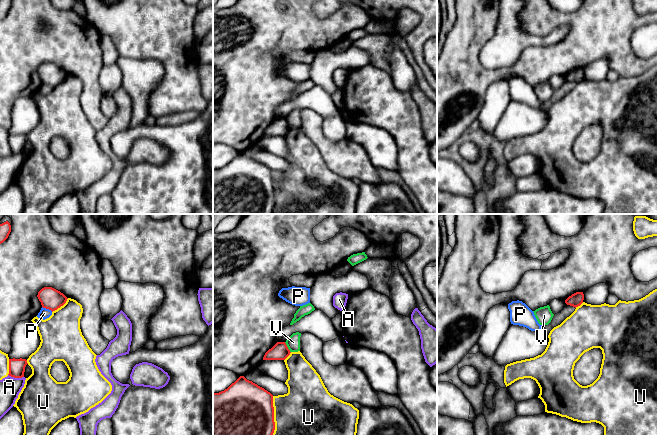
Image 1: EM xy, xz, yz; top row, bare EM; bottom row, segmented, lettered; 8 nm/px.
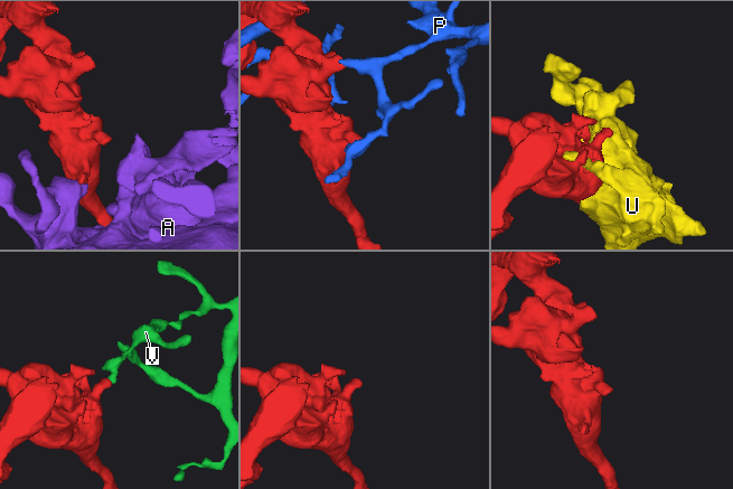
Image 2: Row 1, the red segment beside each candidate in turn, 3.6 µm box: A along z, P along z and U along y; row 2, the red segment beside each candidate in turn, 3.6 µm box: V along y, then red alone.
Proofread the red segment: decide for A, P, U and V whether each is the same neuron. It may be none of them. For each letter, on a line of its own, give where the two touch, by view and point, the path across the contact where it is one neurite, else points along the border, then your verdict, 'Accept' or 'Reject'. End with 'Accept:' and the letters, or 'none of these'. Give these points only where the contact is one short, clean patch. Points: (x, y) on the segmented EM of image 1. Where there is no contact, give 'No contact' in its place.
A: Touches red at xy (16, 377). Boundary: xy (8, 374), (14, 377), (23, 377). Reject
P: Touches red at xy (47, 308). Reject
U: Touches red at xz (273, 415). Reject
V: Touches red at xz (287, 347). Boundary: xz (284, 342), (290, 352). Reject
Accept: none of these

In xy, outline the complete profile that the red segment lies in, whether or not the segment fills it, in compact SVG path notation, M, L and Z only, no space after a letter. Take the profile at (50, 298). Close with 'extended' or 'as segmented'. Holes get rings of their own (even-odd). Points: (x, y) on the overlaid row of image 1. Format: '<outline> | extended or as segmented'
M52 287L42 288L38 292L37 297L41 302L42 307L51 310L52 312L63 306L68 299L63 293Z | as segmented

